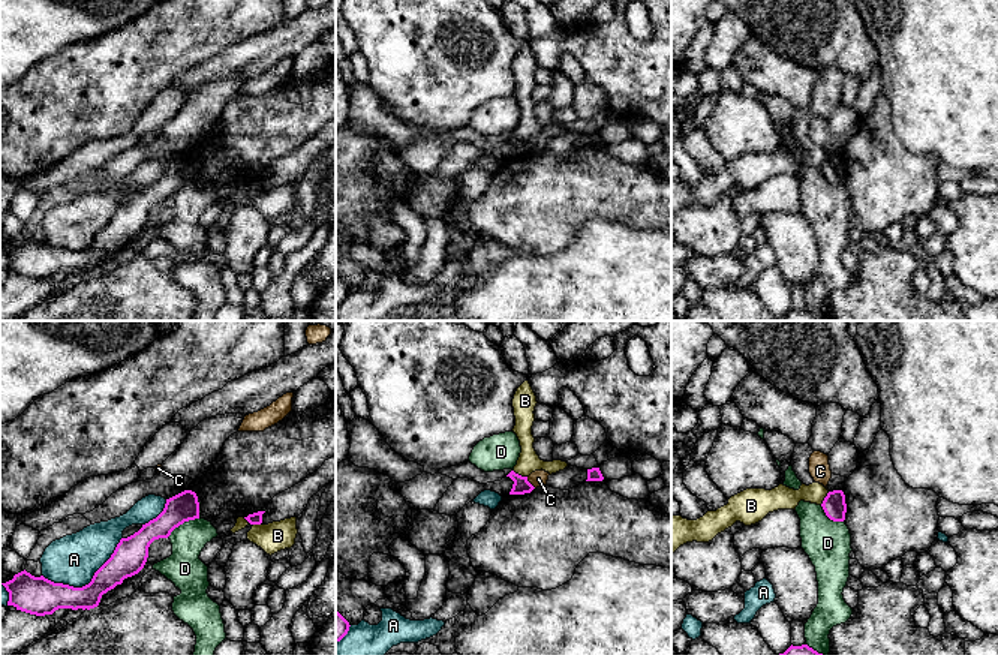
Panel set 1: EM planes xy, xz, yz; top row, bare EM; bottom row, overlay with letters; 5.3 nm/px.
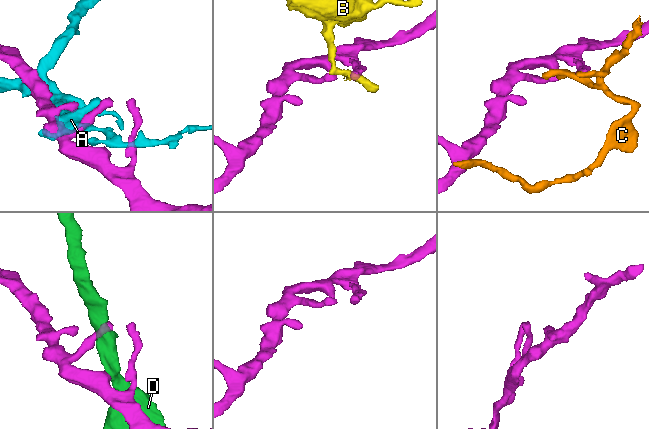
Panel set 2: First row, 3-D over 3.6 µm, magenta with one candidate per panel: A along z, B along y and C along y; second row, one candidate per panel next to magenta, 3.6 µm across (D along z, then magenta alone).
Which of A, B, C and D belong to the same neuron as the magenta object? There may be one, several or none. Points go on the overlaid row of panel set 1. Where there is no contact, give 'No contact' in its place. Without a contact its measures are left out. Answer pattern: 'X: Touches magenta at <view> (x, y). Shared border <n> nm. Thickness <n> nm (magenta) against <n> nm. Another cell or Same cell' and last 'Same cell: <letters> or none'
A: Touches magenta at xy (89, 583). Shared border 480 nm. Thickness 180 nm (magenta) against 260 nm. Another cell
B: Touches magenta at xz (520, 475). Shared border 90 nm. Thickness 90 nm (magenta) against 120 nm. Another cell
C: Touches magenta at xz (529, 483). Shared border 80 nm. Thickness 90 nm (magenta) against 90 nm. Another cell
D: Touches magenta at xy (182, 523). Shared border 200 nm. Thickness 160 nm (magenta) against 200 nm. Another cell
Same cell: none

